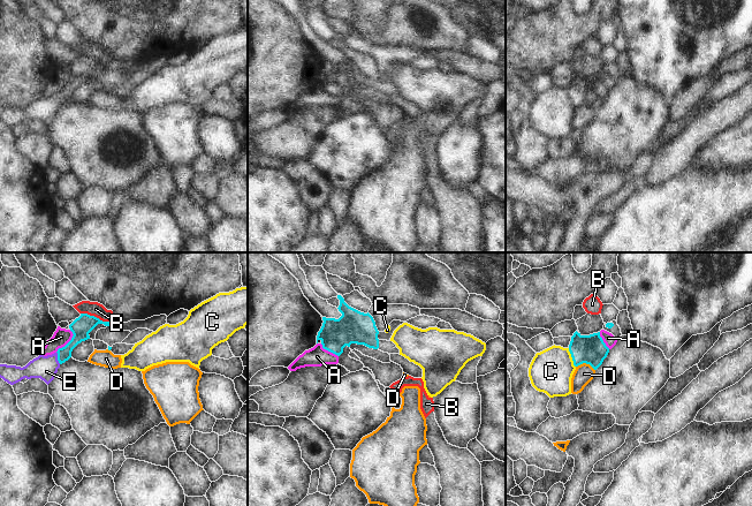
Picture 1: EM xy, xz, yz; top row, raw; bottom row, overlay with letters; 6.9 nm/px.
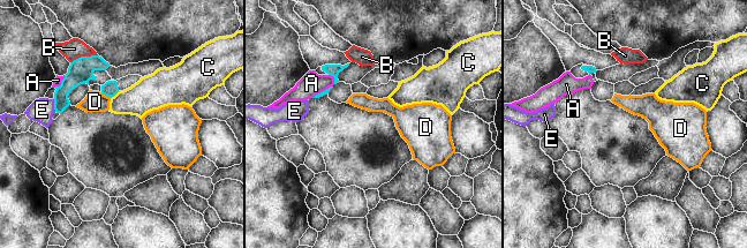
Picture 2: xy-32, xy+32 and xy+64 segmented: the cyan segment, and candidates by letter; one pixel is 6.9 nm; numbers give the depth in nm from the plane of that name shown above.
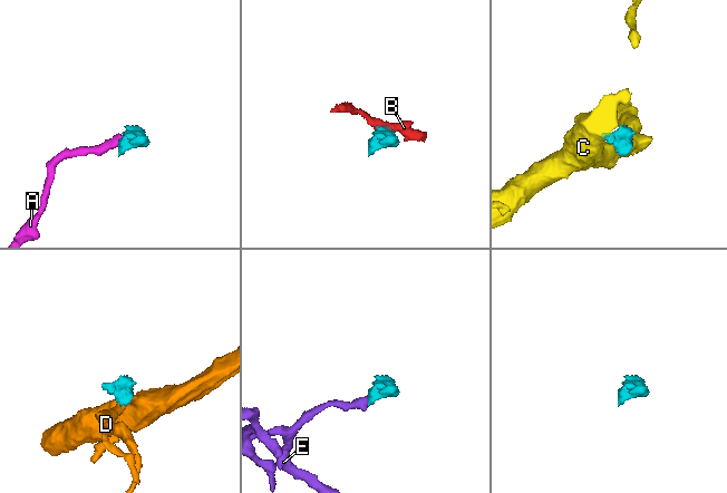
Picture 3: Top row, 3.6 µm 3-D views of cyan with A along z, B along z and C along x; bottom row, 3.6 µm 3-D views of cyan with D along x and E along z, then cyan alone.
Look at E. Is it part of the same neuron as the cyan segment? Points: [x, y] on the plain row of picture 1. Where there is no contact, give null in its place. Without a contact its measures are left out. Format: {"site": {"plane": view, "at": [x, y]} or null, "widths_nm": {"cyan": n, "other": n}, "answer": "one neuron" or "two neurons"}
{"site": {"plane": "xy", "at": [58, 99]}, "widths_nm": {"cyan": 120, "other": 160}, "answer": "one neuron"}

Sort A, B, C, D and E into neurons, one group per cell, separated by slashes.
A / B / C / D / E

